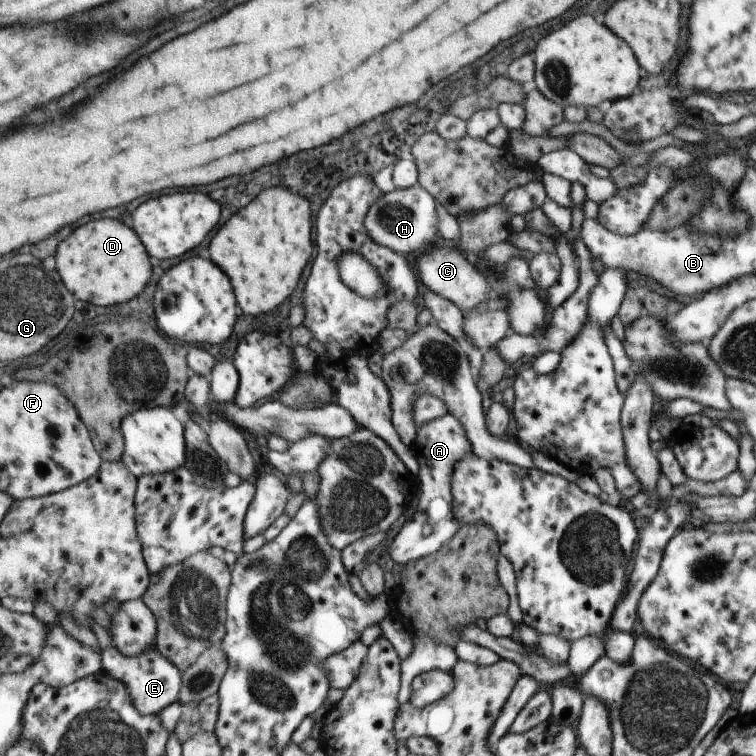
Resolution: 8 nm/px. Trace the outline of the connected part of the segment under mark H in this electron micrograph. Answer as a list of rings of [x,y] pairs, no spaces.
[[[418,184],[403,189],[383,193],[373,201],[364,218],[364,227],[369,238],[395,252],[395,254],[420,254],[427,252],[437,242],[437,210],[435,199]]]

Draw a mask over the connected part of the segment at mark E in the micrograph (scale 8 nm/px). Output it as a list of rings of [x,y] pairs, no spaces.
[[[115,647],[104,649],[102,656],[103,671],[113,675],[113,678],[121,680],[127,686],[127,692],[135,708],[145,714],[159,714],[161,710],[168,708],[173,702],[179,702],[179,694],[183,688],[184,673],[182,673],[173,662],[169,662],[157,647],[143,652],[141,656],[125,656]]]

